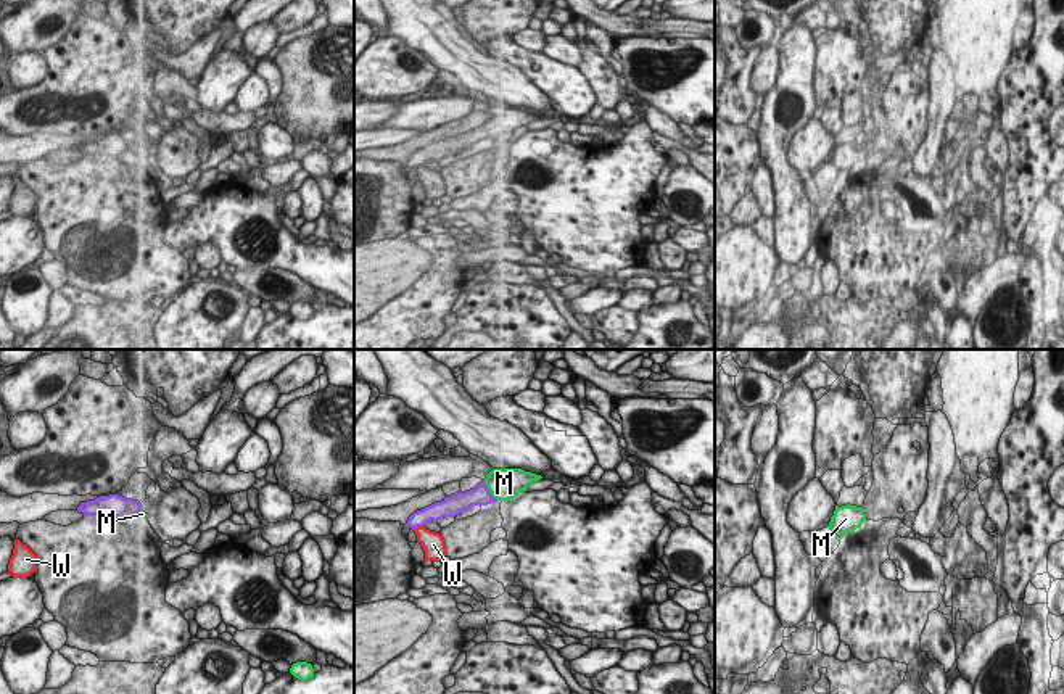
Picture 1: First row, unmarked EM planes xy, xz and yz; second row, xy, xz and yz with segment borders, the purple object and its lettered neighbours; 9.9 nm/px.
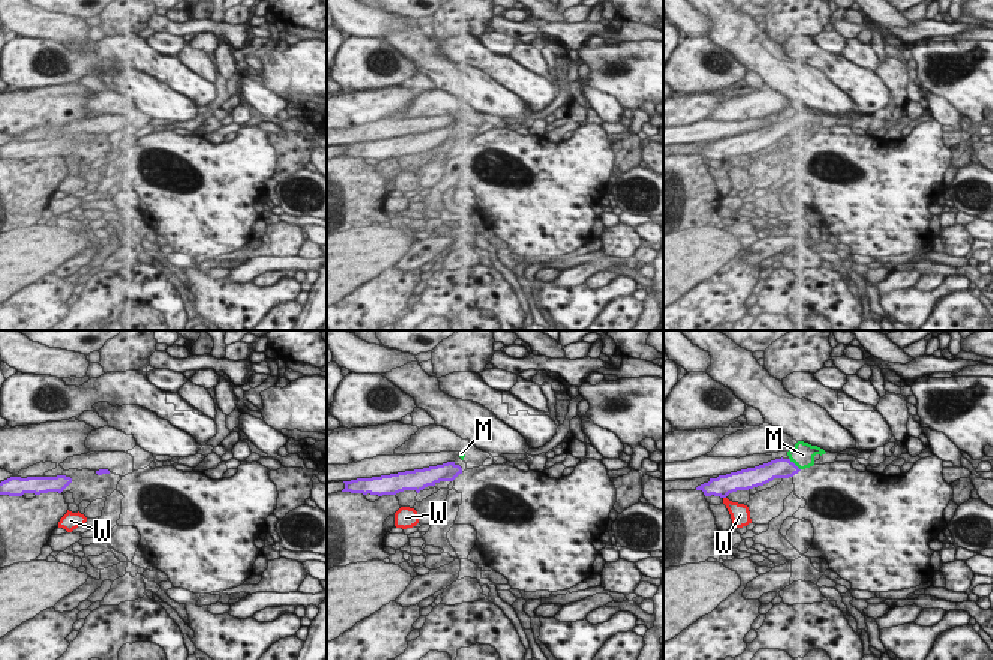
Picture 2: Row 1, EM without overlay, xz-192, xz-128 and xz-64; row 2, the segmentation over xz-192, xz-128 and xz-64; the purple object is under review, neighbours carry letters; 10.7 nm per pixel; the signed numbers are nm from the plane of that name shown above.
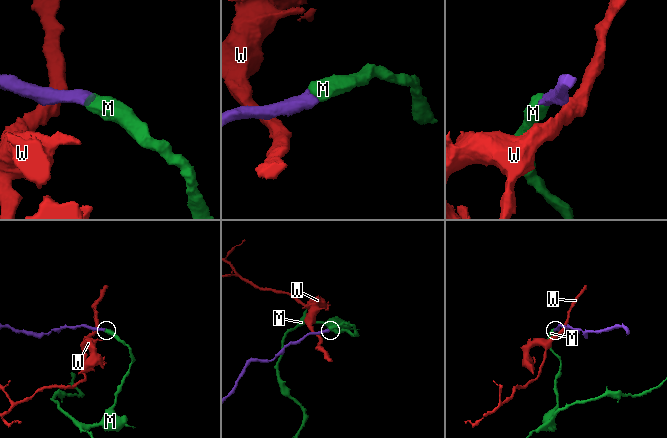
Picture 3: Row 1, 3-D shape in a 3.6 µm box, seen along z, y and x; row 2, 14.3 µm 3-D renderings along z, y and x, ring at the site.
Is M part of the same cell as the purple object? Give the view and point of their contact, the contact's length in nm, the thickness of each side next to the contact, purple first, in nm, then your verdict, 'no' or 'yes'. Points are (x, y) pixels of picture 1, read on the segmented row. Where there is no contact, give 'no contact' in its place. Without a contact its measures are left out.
meets purple in xz at (488, 490); contact 260 nm long; 190 nm thick on the purple side, 320 nm on the other; yes

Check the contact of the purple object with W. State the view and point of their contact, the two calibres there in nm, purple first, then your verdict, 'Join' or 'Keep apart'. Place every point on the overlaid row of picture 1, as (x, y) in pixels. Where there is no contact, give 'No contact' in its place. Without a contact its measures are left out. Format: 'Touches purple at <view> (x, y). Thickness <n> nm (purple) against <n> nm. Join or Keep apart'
Touches purple at xz (417, 525). Thickness 170 nm (purple) against 220 nm. Keep apart

